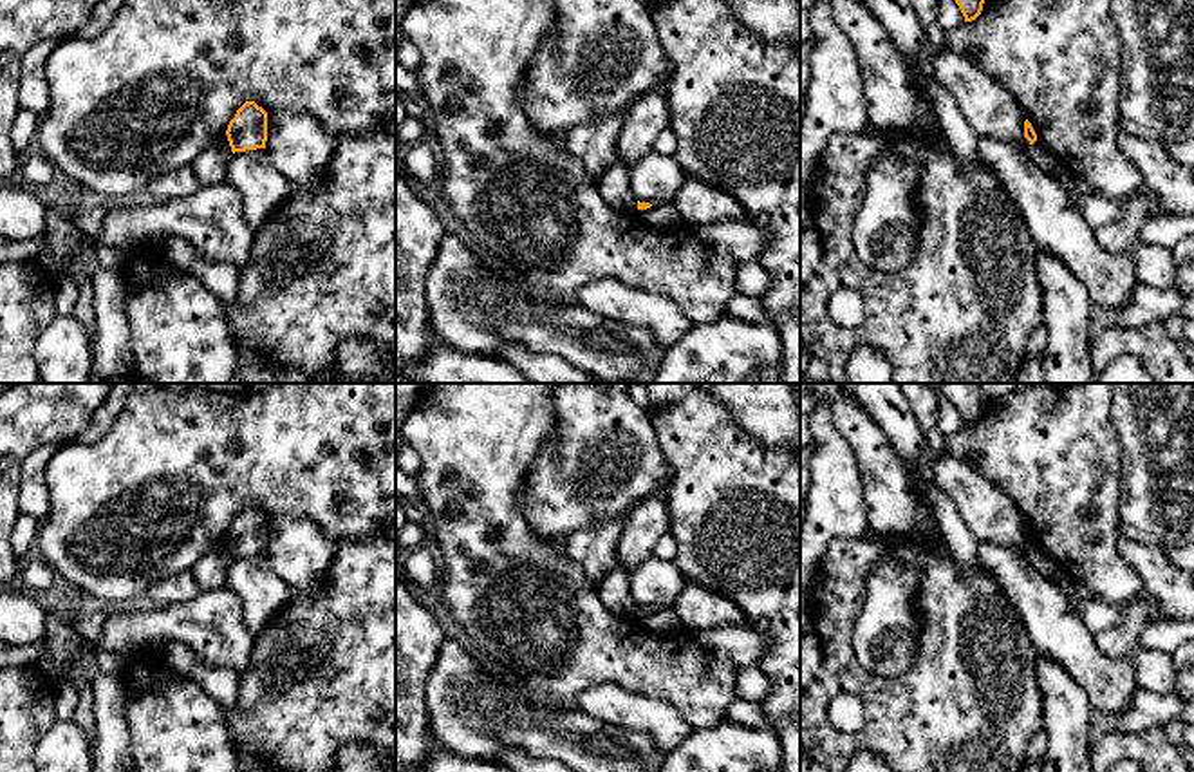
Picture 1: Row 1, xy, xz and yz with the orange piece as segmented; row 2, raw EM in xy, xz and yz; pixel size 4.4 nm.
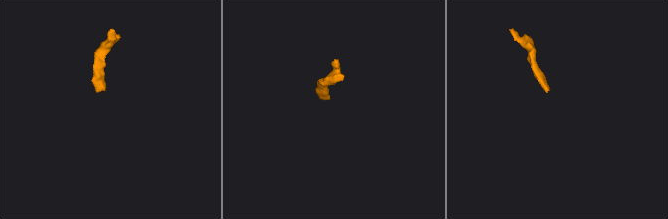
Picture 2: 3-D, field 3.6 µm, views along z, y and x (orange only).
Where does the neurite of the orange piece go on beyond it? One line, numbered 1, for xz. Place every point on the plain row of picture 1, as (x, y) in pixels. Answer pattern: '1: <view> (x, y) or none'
1: xz (663, 622)

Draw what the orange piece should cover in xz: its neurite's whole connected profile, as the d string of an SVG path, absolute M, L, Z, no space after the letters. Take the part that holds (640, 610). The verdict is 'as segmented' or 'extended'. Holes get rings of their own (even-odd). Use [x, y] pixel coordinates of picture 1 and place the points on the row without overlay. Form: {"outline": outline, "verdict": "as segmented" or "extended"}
{"outline": "M638 606L636 620L654 635L674 635L683 629L683 624L672 609L648 609Z", "verdict": "extended"}

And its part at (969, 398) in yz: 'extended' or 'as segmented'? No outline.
as segmented

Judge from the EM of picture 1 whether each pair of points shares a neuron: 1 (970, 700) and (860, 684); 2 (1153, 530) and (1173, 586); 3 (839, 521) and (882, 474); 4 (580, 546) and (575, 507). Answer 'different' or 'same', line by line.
1: same
2: different
3: different
4: different

